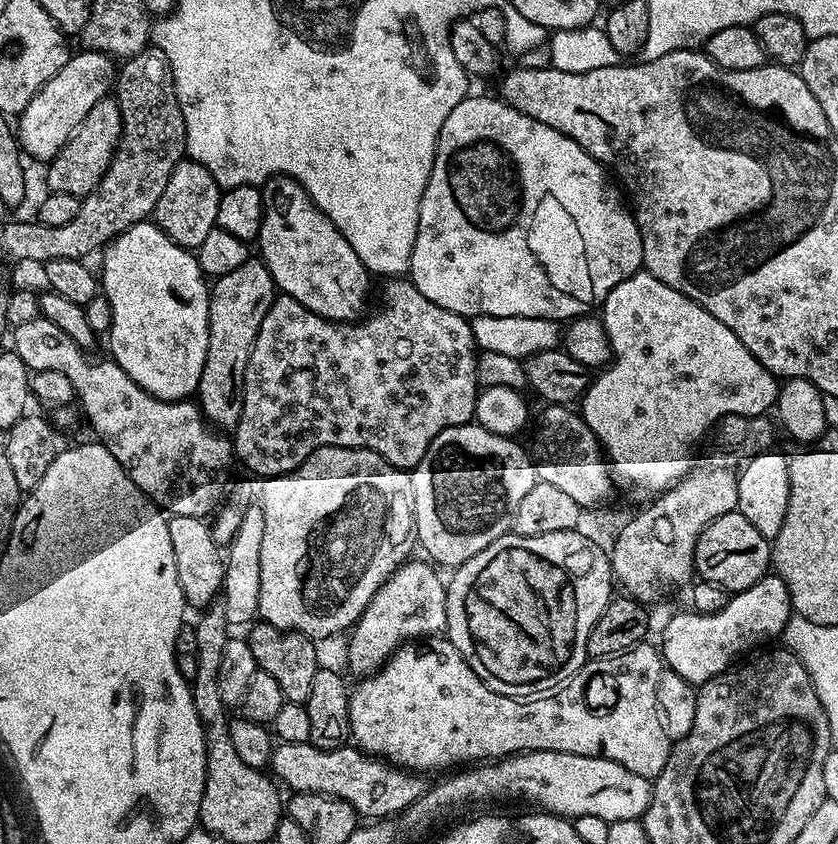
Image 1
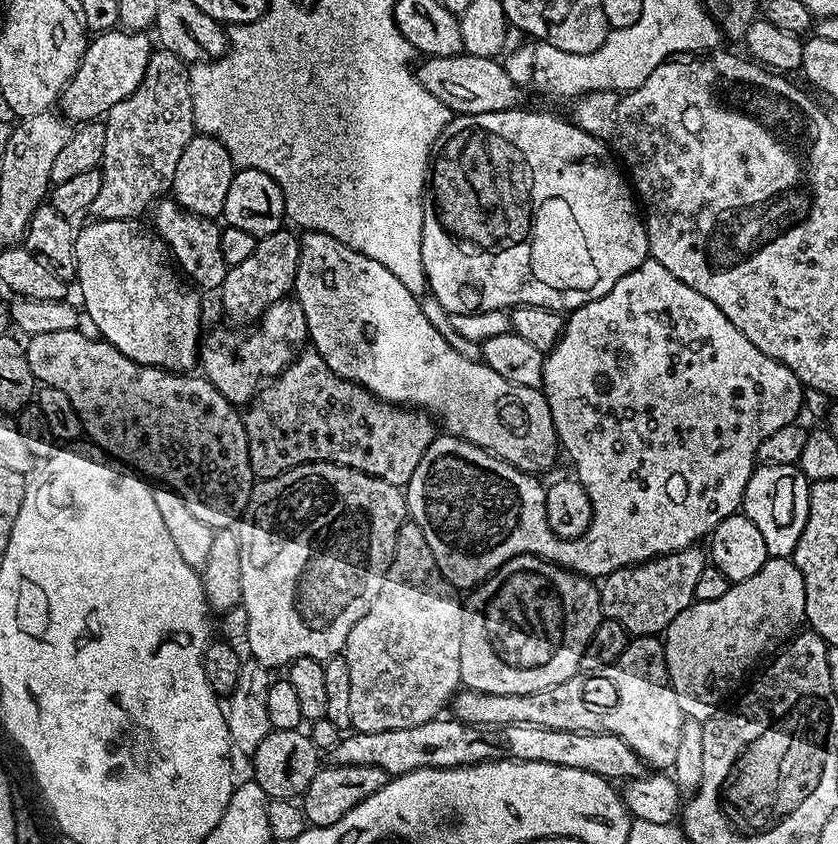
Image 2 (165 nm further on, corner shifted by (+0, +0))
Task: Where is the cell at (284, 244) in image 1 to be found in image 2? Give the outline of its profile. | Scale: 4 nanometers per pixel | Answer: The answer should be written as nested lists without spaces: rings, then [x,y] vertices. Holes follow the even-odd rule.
[[[305,231],[300,236],[300,257],[298,258],[298,270],[296,271],[296,287],[294,289],[294,298],[302,306],[302,314],[306,314],[306,326],[308,327],[308,338],[311,347],[338,374],[347,380],[353,380],[356,384],[361,384],[366,390],[370,390],[379,400],[387,400],[389,404],[399,404],[401,406],[411,406],[417,410],[423,410],[429,414],[435,414],[442,421],[449,433],[468,440],[471,444],[477,444],[478,447],[484,448],[485,451],[492,453],[506,463],[514,465],[518,470],[529,472],[531,474],[541,474],[556,460],[556,450],[558,452],[558,439],[555,430],[555,424],[551,418],[550,406],[547,404],[547,398],[540,388],[527,388],[526,386],[514,386],[502,378],[502,374],[494,374],[490,366],[486,366],[481,361],[470,361],[464,358],[462,354],[451,348],[450,343],[438,334],[437,330],[431,326],[429,319],[422,314],[420,301],[382,262],[374,258],[366,258],[366,254],[358,254],[350,246],[338,242],[338,238],[330,238],[330,234],[321,232]]]

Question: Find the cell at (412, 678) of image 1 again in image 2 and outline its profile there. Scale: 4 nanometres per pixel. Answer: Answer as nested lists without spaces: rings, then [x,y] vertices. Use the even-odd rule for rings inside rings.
[[[638,636],[629,639],[626,650],[610,666],[602,670],[579,671],[566,682],[534,694],[486,694],[469,690],[457,691],[451,705],[455,719],[463,724],[533,724],[546,726],[550,730],[574,730],[575,732],[605,732],[622,738],[632,750],[652,770],[670,770],[678,754],[678,745],[682,743],[682,726],[685,714],[678,706],[678,694],[668,681],[668,667],[664,657],[664,645],[656,636]]]

